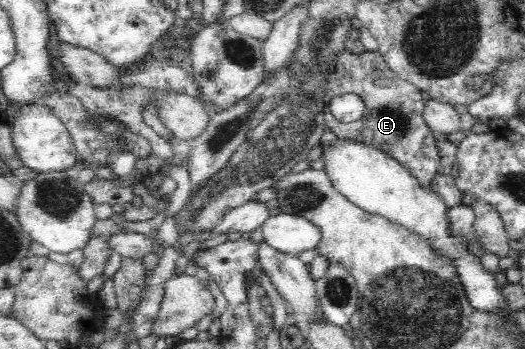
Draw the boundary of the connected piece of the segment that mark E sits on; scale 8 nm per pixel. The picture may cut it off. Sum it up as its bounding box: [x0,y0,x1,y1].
[324,49,441,190]

